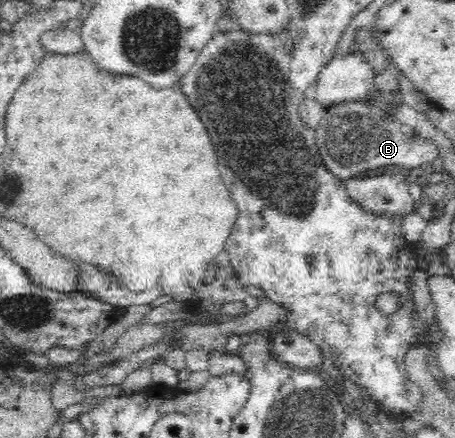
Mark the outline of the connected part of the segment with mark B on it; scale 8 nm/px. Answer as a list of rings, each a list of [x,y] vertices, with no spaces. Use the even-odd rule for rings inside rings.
[[[363,99],[330,106],[325,109],[320,126],[315,130],[315,143],[319,148],[321,159],[326,169],[339,180],[361,179],[367,176],[378,176],[384,172],[403,171],[422,167],[424,162],[430,162],[439,157],[438,147],[428,139],[416,134],[408,136],[402,133],[396,122],[389,122]]]

